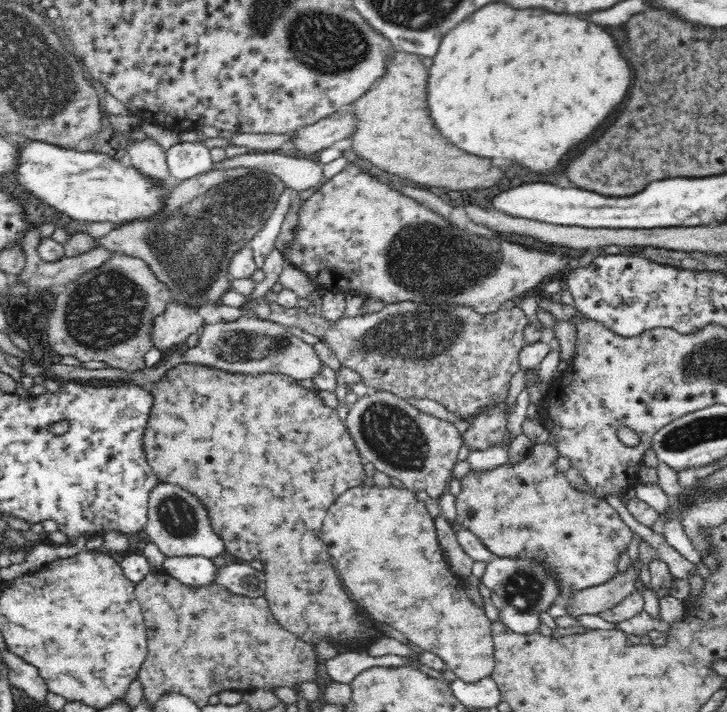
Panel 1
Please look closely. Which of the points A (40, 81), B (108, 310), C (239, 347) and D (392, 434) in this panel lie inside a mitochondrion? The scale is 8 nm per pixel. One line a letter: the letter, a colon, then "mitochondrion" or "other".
A: mitochondrion
B: mitochondrion
C: mitochondrion
D: mitochondrion

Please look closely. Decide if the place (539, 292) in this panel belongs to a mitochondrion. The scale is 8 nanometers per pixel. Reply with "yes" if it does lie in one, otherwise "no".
no

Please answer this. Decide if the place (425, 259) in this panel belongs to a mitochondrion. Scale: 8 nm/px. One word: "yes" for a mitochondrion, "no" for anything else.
yes

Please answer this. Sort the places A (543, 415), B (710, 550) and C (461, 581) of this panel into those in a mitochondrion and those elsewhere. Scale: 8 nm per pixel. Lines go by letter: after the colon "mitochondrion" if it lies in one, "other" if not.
A: other
B: other
C: other

